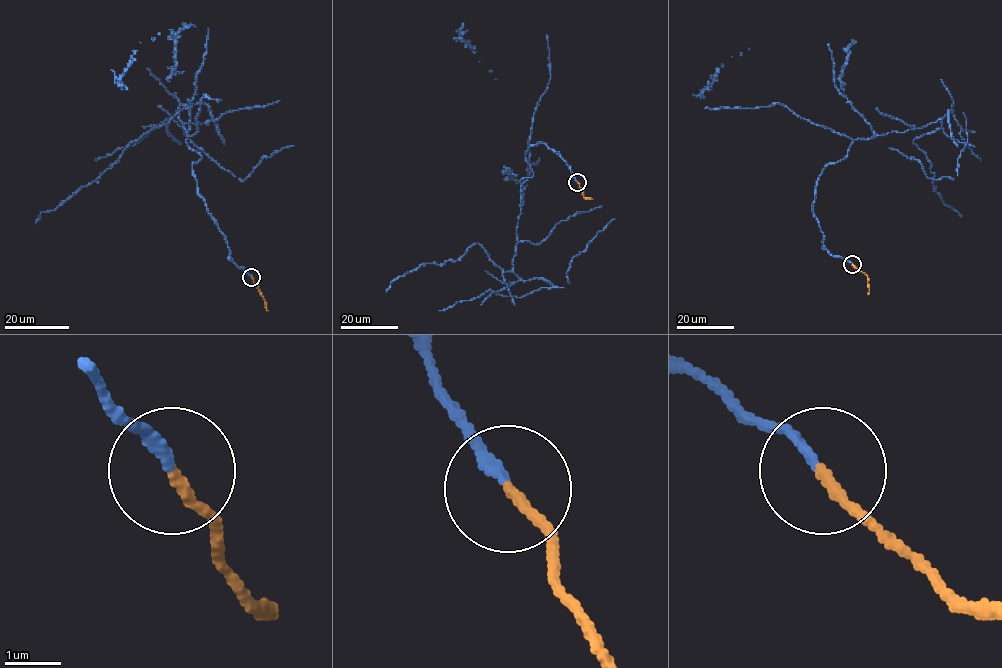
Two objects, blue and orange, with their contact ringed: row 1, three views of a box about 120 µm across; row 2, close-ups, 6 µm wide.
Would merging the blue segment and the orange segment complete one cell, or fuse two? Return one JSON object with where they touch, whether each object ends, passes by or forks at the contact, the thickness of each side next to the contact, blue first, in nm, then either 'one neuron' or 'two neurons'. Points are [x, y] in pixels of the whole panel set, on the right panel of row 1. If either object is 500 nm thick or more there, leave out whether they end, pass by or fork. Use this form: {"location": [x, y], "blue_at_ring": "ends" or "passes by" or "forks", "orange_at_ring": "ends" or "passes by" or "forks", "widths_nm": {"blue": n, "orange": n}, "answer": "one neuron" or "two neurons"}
{"location": [852, 264], "blue_at_ring": "ends", "orange_at_ring": "ends", "widths_nm": {"blue": 170, "orange": 190}, "answer": "one neuron"}

